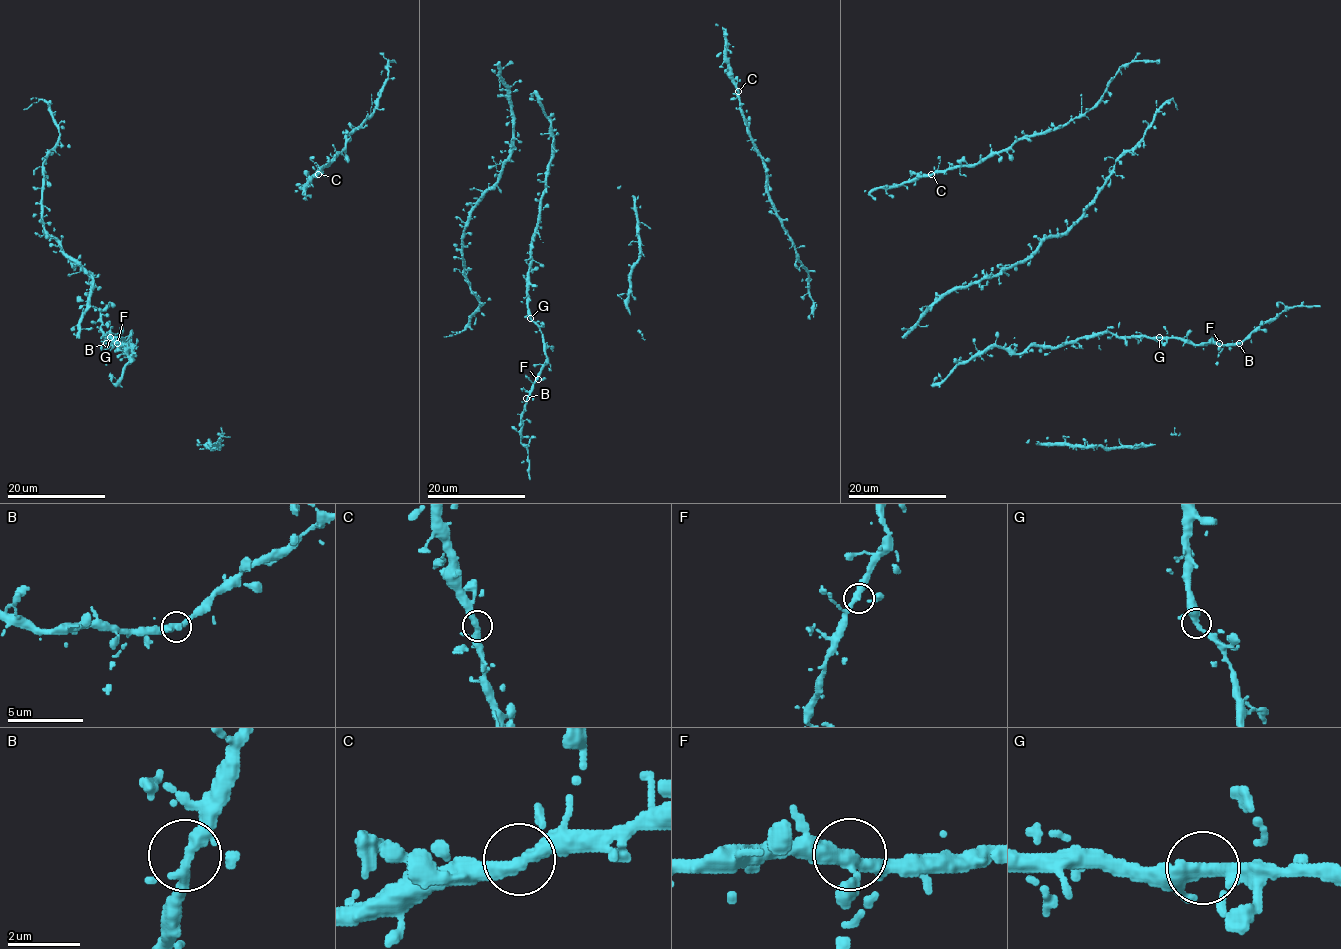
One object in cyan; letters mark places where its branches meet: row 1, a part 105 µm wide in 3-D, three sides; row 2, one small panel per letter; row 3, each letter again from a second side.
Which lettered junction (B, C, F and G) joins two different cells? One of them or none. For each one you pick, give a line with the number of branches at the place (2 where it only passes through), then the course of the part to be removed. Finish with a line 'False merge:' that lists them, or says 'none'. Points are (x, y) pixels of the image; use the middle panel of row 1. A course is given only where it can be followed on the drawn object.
False merge: none

